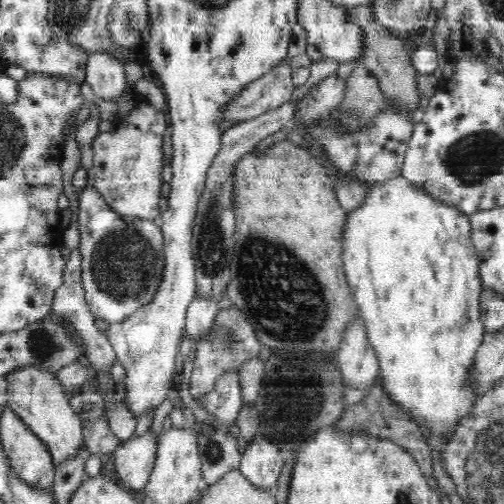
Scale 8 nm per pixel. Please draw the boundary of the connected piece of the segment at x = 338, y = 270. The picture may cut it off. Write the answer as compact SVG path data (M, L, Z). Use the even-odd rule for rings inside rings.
M290 140L275 143L266 152L254 150L250 154L246 153L240 156L240 160L232 168L232 175L233 191L231 196L234 200L234 212L236 212L235 231L233 232L235 247L230 282L227 286L227 294L232 304L244 313L246 320L255 330L258 341L261 345L266 345L272 353L282 351L299 354L300 352L312 352L314 348L318 348L320 352L332 356L334 352L338 352L344 329L348 328L350 321L357 316L357 308L359 307L351 293L351 288L348 287L343 269L343 232L348 211L340 206L336 198L334 181L330 180L326 175L326 169L310 152L292 144Z

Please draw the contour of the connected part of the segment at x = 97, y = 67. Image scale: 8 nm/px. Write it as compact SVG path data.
M107 52L88 55L84 81L90 84L95 97L116 101L126 94L125 62Z

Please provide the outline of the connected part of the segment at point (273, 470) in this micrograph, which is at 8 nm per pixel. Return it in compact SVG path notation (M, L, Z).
M261 434L246 447L239 472L256 487L274 490L284 464L280 449L270 438Z

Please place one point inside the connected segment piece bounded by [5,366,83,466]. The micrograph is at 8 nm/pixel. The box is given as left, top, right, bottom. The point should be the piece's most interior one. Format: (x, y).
(35, 395)

